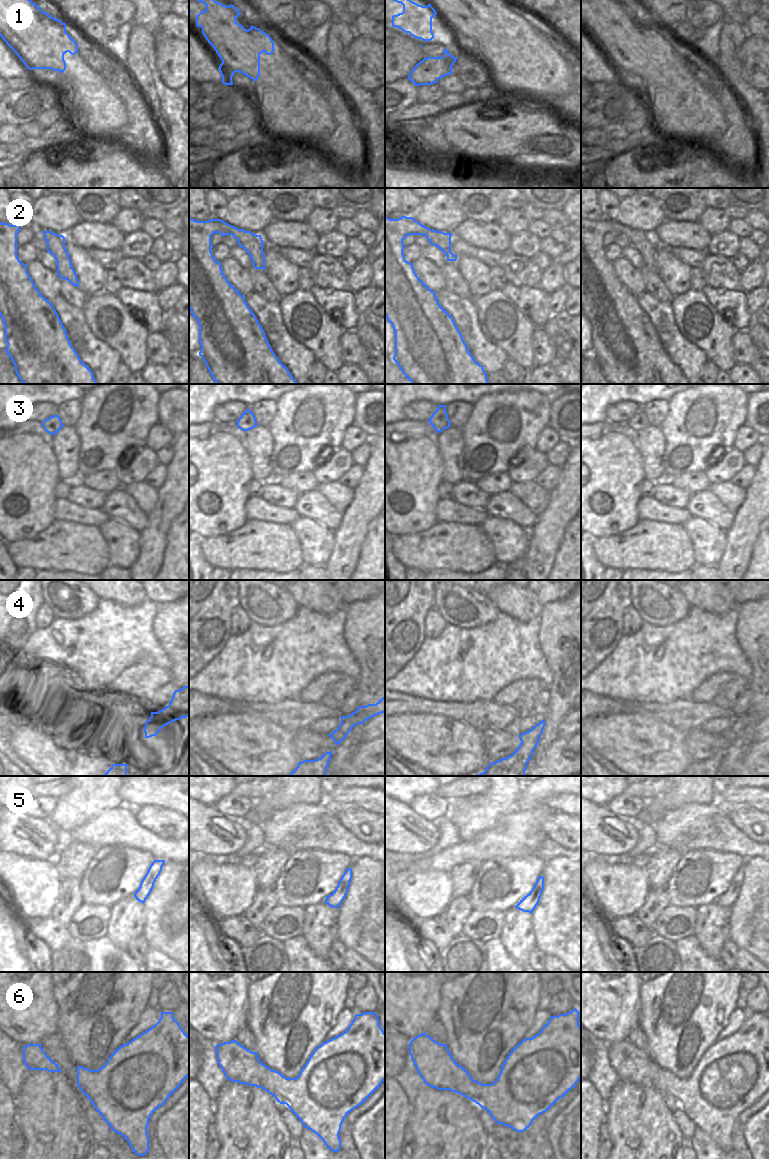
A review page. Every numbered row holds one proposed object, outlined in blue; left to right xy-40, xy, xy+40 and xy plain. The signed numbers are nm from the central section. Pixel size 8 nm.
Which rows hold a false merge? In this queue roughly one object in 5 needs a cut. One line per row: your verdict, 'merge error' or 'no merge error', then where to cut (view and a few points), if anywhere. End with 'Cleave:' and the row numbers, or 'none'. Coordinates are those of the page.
1: merge error | xy+40 (441, 57), (447, 62), (447, 71), (449, 73)
2: no merge error | no cut
3: no merge error | no cut
4: no merge error | no cut
5: no merge error | no cut
6: no merge error | no cut
Cleave: 1

